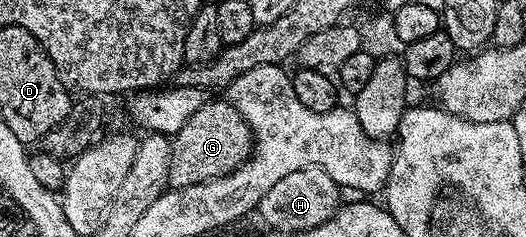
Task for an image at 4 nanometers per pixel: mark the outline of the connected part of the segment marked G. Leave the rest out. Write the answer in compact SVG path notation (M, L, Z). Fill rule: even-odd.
M209 100L193 116L189 124L171 138L168 183L172 187L192 186L233 172L251 156L253 135L241 112L230 102Z

